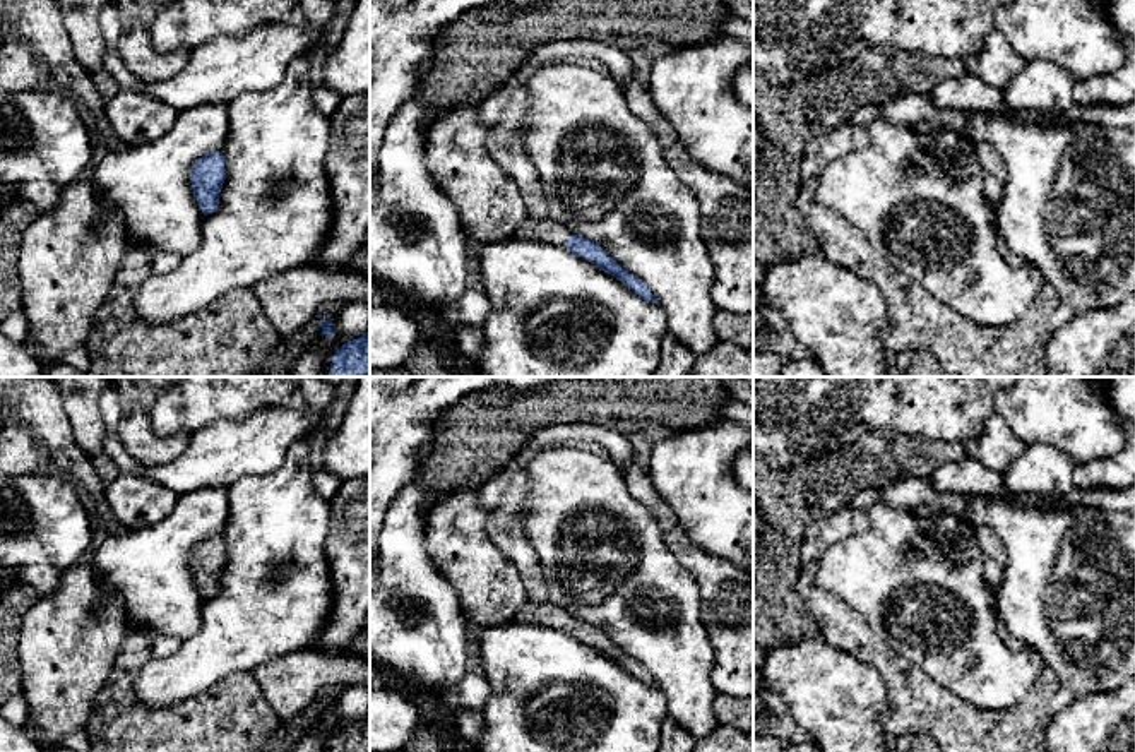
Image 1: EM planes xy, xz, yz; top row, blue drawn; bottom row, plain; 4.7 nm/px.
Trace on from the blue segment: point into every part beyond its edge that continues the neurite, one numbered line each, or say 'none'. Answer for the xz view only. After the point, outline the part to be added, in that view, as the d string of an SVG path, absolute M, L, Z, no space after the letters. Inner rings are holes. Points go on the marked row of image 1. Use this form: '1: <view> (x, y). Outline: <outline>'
1: xz (548, 230). Outline: M548 216L543 219L526 218L526 221L514 233L514 238L515 240L538 240L538 242L548 242L553 245L567 247L572 235L573 233L570 230L567 230L563 224L560 224L558 221Z

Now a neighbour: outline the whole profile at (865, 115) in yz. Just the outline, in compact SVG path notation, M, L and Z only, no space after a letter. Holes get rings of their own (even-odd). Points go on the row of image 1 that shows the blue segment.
M865 104L851 115L849 122L866 128L875 118L878 118L878 106Z

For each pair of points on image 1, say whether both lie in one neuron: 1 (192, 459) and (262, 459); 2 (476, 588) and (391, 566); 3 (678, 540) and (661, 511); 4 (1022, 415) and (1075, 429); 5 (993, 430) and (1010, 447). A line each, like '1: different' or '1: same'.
1: same
2: different
3: different
4: same
5: same

